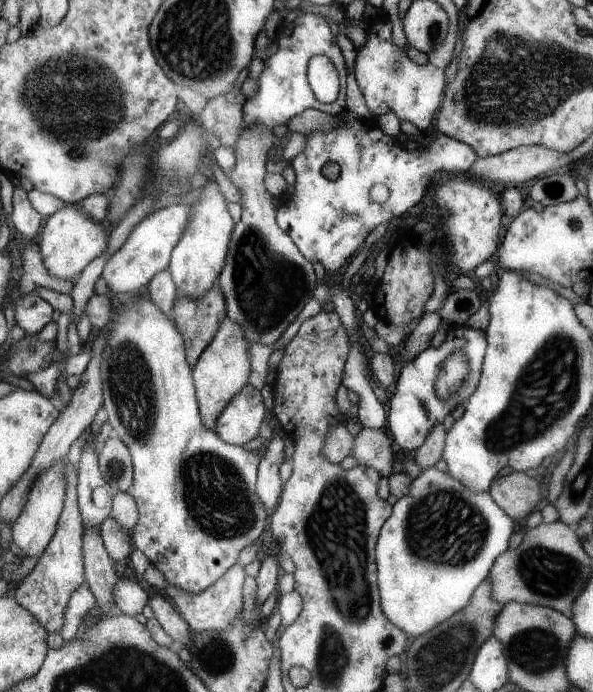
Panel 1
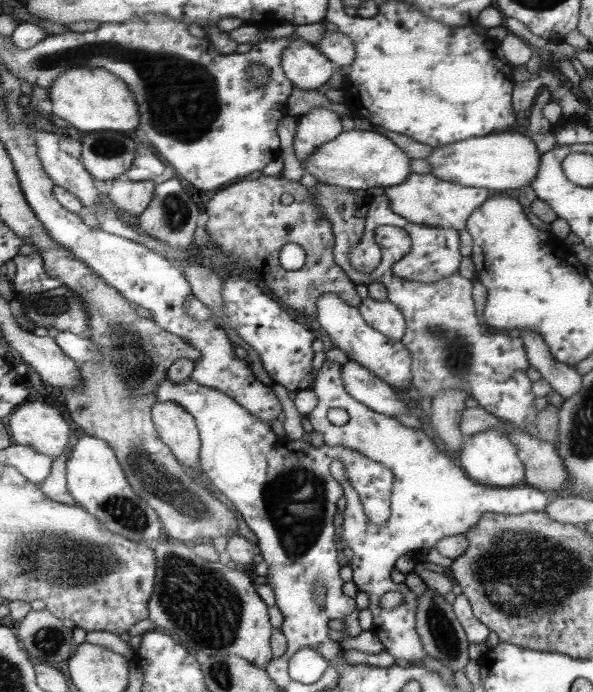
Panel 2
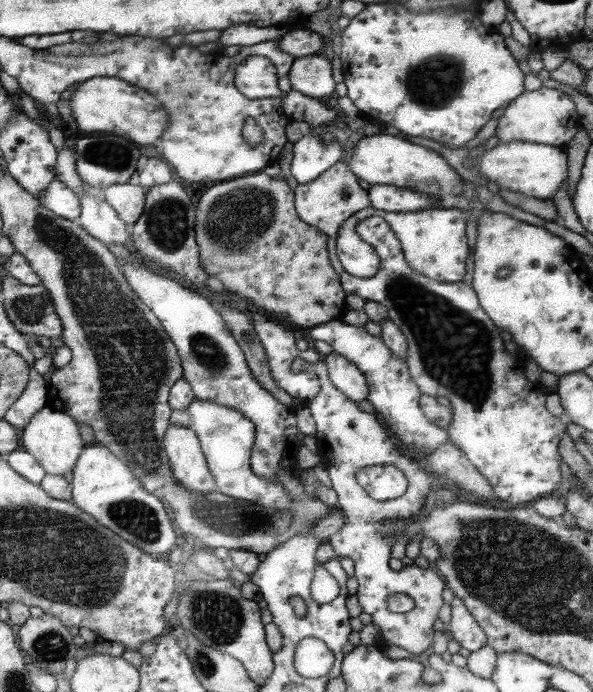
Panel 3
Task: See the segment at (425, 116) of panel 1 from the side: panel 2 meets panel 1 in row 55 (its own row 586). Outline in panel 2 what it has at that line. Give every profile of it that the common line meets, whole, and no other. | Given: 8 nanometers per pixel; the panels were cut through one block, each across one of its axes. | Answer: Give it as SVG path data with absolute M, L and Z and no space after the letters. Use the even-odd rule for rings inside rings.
M323 362L319 376L315 378L315 392L321 396L321 404L315 412L309 414L311 424L319 430L325 438L327 446L347 446L361 452L365 458L379 462L383 468L393 472L393 496L391 496L391 516L385 526L375 526L373 522L363 522L363 508L345 506L341 514L341 538L339 546L347 546L353 552L353 558L347 562L353 570L353 584L357 592L365 592L369 596L369 610L373 614L373 628L371 632L383 644L385 652L393 656L393 660L405 660L409 664L419 664L425 658L423 644L415 632L417 624L417 596L405 588L405 584L393 584L389 574L393 564L401 556L407 556L413 548L435 546L443 538L457 536L473 530L477 522L485 514L505 514L505 516L525 516L525 512L545 512L549 506L549 498L537 490L523 486L511 488L487 488L471 484L461 468L457 468L435 444L421 432L405 428L397 422L397 418L387 418L383 414L373 412L369 406L357 402L349 396L345 382L343 382L343 366L337 362ZM329 408L343 408L349 414L349 422L345 426L333 426L327 422L325 412ZM385 592L399 592L403 596L403 604L397 608L385 610L379 606L379 600Z

